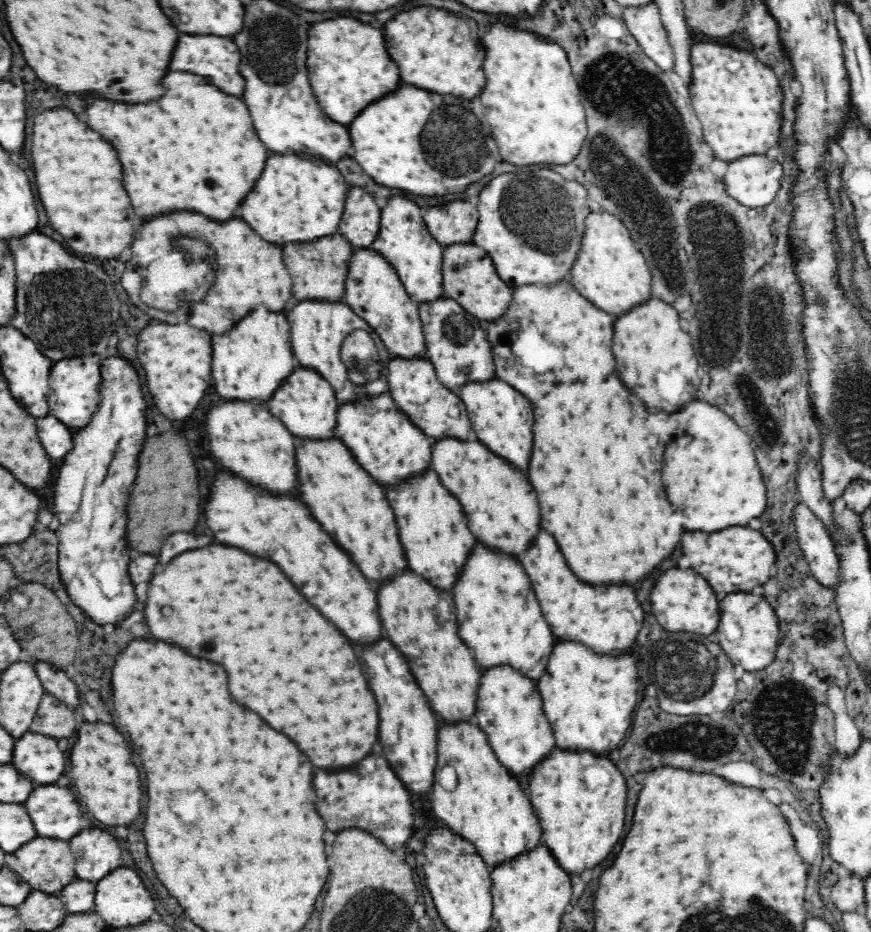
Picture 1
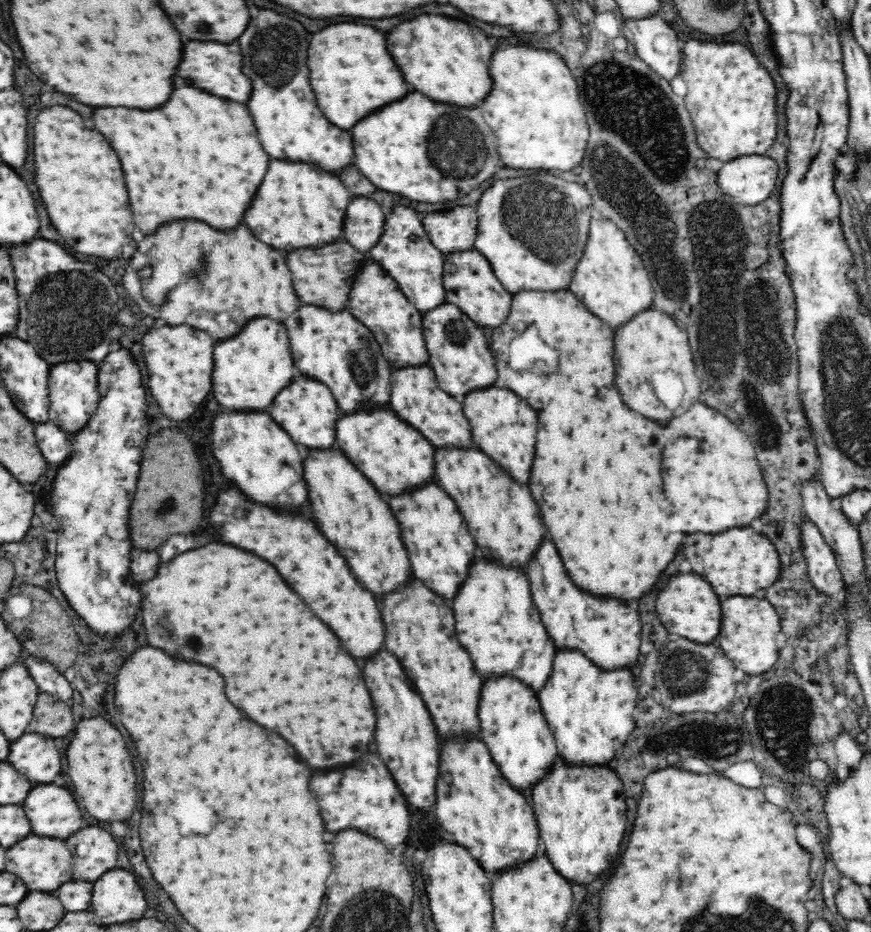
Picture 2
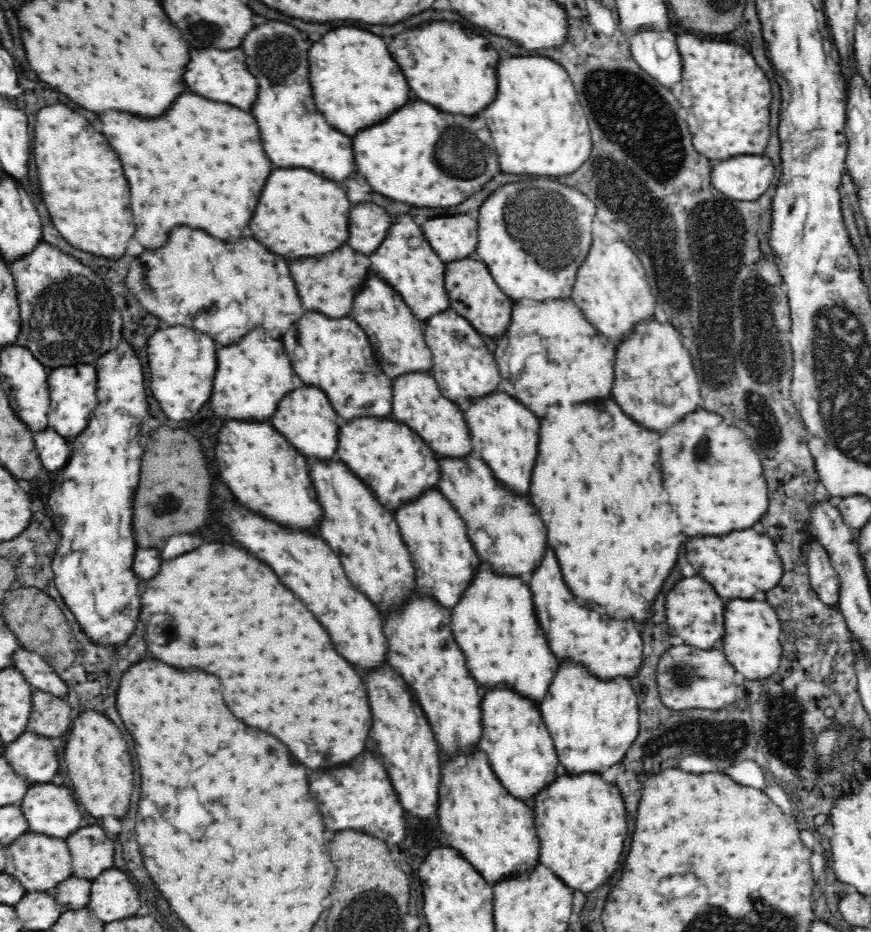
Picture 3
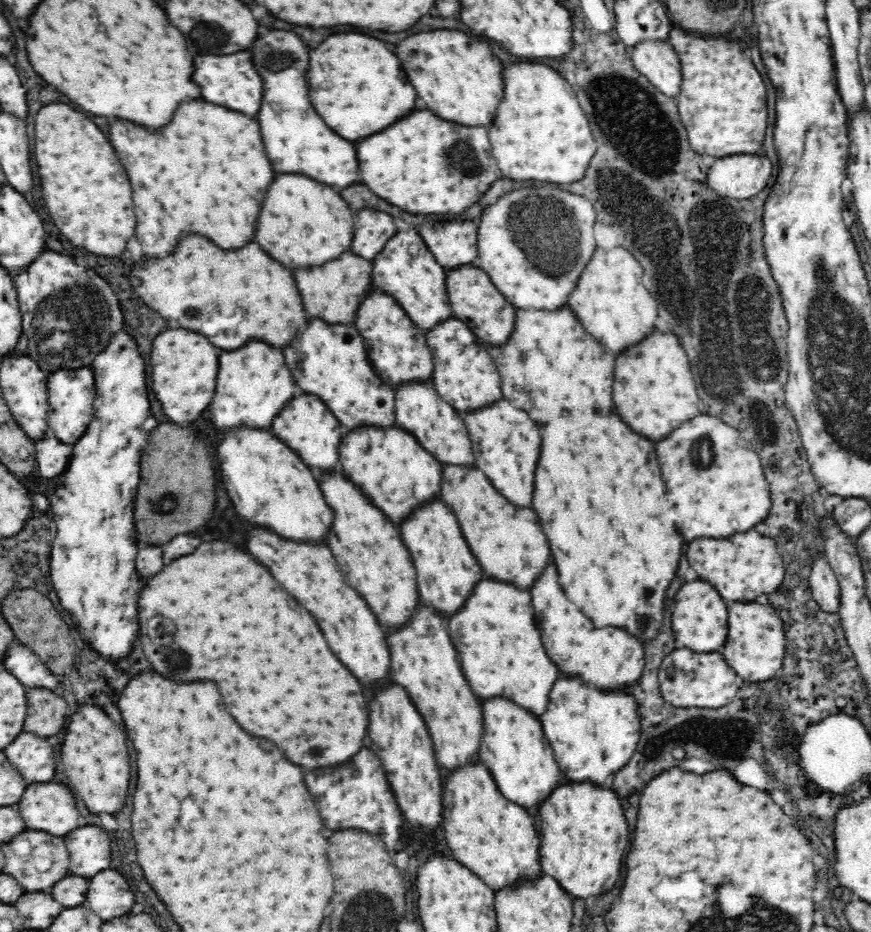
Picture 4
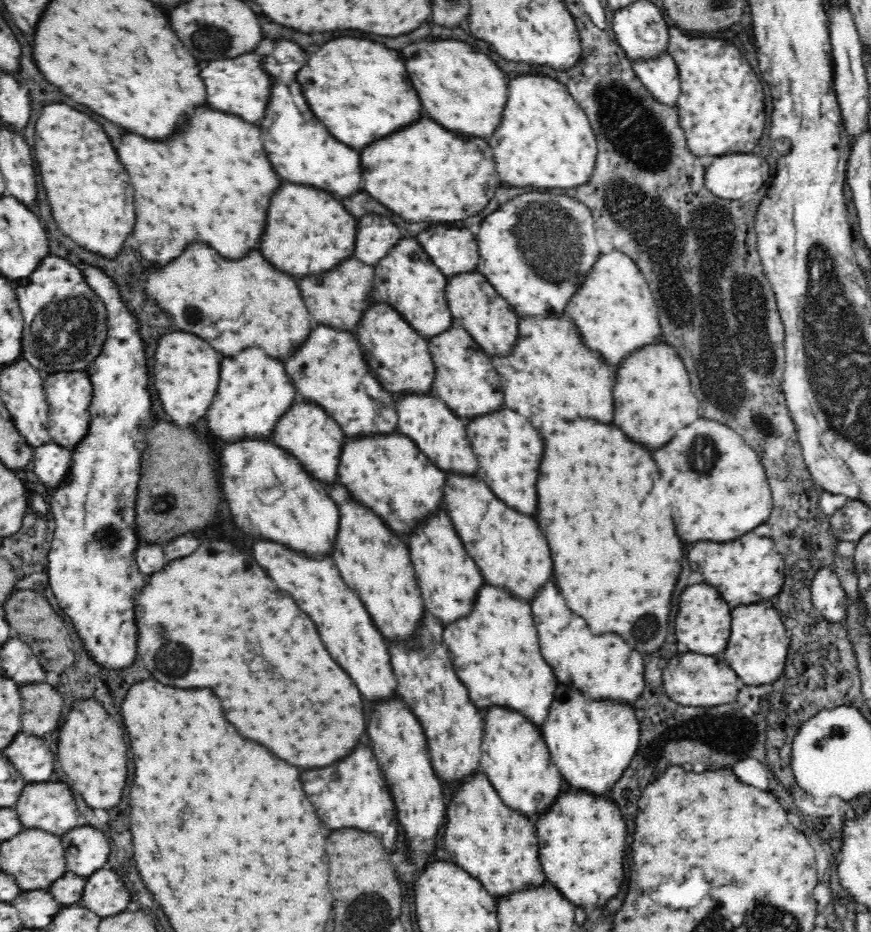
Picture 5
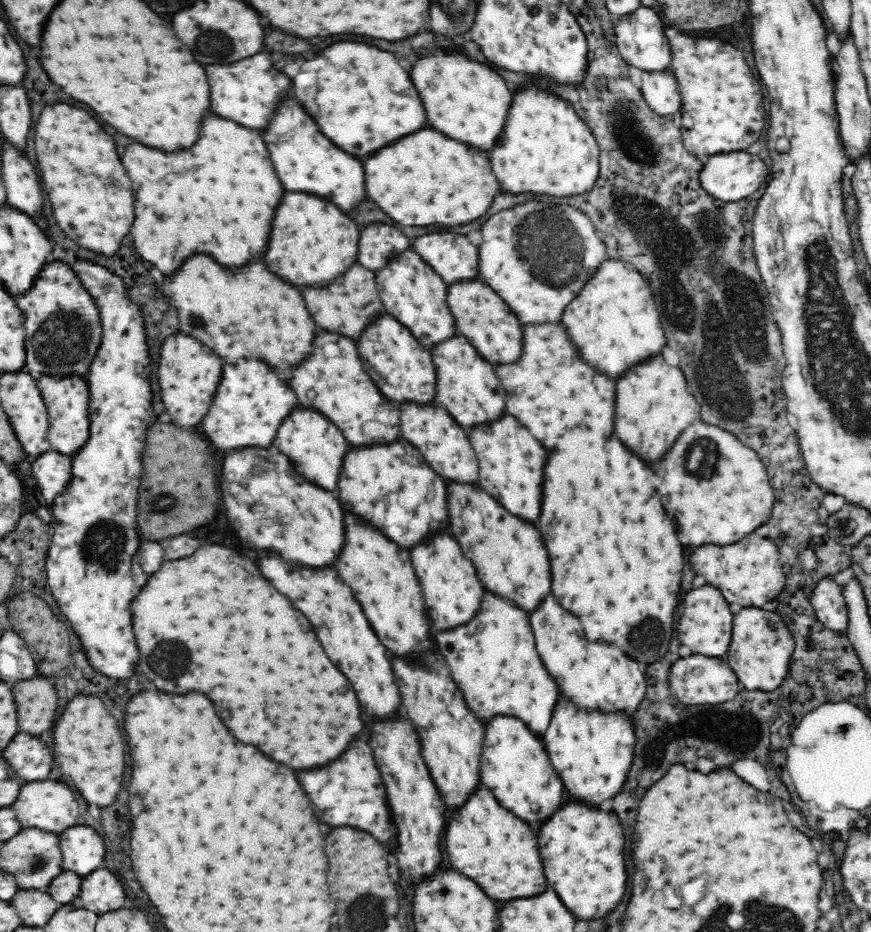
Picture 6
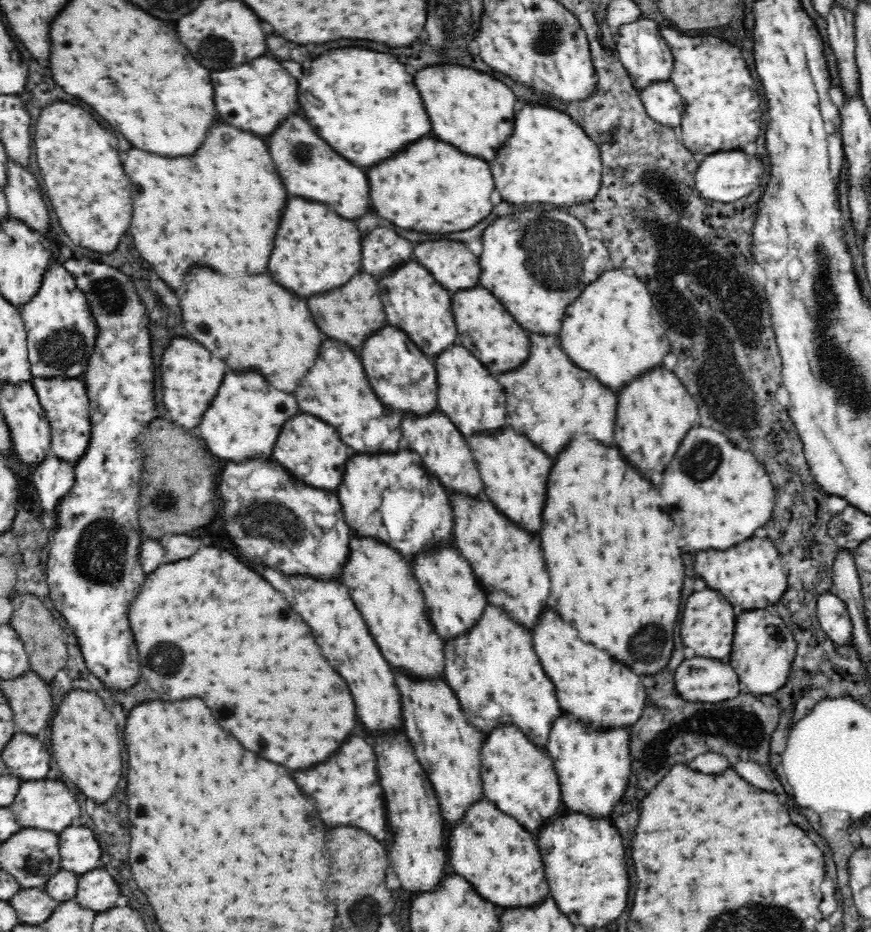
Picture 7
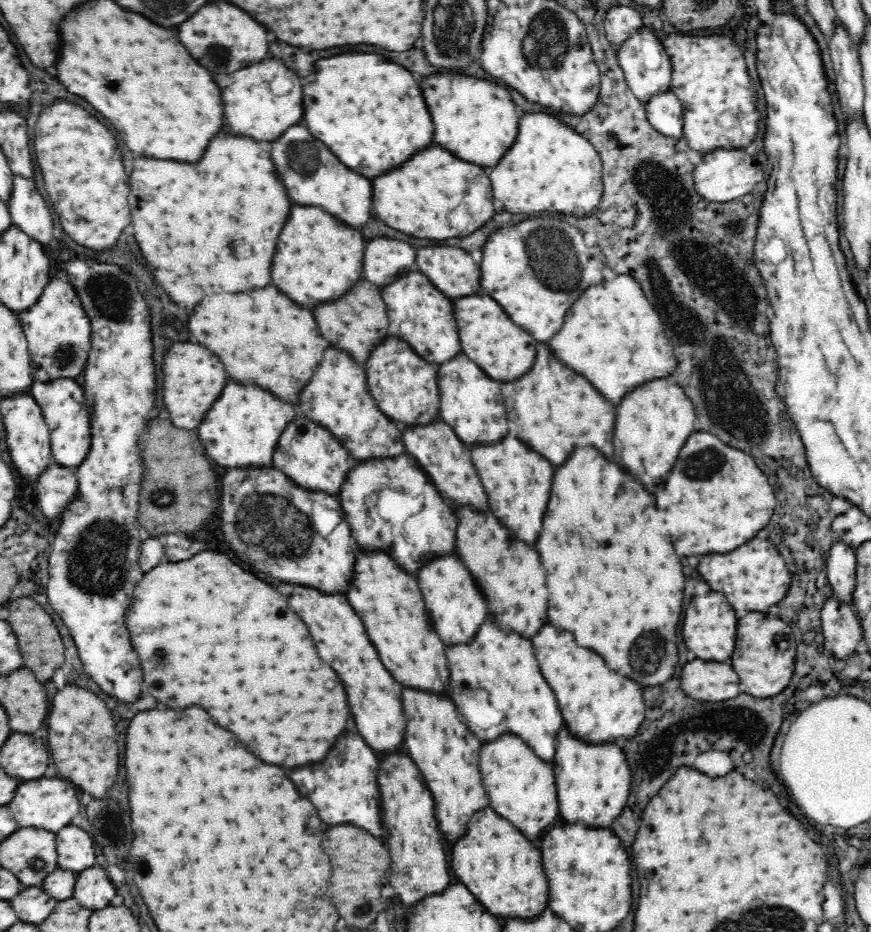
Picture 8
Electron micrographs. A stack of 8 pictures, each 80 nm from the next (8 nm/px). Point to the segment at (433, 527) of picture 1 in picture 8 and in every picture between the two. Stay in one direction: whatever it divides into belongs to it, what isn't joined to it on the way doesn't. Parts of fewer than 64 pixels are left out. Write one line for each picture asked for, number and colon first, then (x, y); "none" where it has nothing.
2: (441, 550)
3: (436, 536)
4: (447, 572)
5: (449, 580)
6: (452, 592)
7: (454, 602)
8: (456, 609)

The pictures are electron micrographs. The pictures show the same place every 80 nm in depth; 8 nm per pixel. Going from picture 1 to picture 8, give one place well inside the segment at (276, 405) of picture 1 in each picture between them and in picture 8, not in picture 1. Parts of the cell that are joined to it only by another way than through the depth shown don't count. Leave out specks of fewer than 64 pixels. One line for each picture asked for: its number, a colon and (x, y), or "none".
2: (307, 410)
3: (305, 417)
4: (305, 425)
5: (306, 430)
6: (315, 446)
7: (311, 449)
8: (316, 460)

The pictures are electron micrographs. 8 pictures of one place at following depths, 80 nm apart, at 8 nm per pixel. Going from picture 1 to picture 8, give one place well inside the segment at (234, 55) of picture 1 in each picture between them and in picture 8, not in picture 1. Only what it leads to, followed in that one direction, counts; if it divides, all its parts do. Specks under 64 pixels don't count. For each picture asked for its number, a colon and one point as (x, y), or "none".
2: (217, 69)
3: (214, 74)
4: (231, 81)
5: (239, 86)
6: (248, 92)
7: (257, 97)
8: (262, 101)

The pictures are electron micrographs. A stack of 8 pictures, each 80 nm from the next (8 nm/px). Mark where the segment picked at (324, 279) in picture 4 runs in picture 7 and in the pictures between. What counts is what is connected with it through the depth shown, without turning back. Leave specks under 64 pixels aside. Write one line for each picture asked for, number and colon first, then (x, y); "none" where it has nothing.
5: (339, 298)
6: (349, 305)
7: (351, 314)

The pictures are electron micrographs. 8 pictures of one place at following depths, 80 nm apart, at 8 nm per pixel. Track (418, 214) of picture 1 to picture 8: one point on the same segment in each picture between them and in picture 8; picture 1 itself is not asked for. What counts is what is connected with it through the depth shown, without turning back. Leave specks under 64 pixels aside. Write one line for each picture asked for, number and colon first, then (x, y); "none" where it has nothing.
2: (404, 251)
3: (405, 260)
4: (406, 270)
5: (406, 279)
6: (411, 292)
7: (414, 302)
8: (421, 315)

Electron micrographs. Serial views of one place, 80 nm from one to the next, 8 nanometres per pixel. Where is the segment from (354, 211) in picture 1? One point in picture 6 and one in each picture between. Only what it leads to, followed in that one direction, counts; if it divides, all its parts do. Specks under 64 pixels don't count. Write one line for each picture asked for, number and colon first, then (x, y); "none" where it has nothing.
2: (364, 226)
3: (369, 225)
4: (372, 230)
5: (376, 236)
6: (378, 243)

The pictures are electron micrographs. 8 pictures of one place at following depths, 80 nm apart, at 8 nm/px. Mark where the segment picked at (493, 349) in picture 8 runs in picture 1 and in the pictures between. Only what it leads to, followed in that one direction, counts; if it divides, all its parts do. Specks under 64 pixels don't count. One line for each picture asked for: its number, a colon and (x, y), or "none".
1: (469, 277)
2: (469, 282)
3: (473, 294)
4: (474, 300)
5: (475, 305)
6: (482, 317)
7: (485, 328)

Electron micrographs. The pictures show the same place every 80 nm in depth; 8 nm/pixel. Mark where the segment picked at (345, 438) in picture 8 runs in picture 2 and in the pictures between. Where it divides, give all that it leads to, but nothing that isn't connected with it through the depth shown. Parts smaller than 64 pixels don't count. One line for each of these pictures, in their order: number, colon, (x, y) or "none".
2: (334, 348)
3: (335, 355)
4: (329, 361)
5: (330, 370)
6: (333, 381)
7: (336, 390)

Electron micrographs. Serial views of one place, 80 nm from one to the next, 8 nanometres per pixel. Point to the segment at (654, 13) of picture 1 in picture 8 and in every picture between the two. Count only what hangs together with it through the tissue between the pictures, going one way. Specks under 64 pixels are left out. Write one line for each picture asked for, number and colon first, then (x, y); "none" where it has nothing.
2: (658, 45)
3: (656, 53)
4: (656, 60)
5: (660, 77)
6: (659, 89)
7: (662, 103)
8: (663, 112)

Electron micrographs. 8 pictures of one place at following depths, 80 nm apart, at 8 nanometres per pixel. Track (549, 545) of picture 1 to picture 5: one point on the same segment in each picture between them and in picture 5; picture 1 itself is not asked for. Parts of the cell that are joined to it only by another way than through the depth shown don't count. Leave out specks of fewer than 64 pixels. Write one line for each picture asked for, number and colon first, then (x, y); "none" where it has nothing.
2: (608, 633)
3: (608, 648)
4: (608, 659)
5: (603, 668)

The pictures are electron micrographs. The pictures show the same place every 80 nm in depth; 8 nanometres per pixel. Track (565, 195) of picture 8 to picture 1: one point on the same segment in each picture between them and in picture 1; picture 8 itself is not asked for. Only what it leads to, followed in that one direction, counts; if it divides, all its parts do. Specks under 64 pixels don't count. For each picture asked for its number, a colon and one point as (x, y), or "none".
1: (532, 101)
2: (534, 111)
3: (537, 123)
4: (540, 132)
5: (545, 140)
6: (545, 149)
7: (548, 159)

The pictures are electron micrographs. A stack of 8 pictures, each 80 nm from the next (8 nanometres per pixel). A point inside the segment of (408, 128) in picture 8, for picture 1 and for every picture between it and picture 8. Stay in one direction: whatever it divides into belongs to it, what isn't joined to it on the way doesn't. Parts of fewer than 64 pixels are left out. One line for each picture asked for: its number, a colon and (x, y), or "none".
1: (349, 67)
2: (352, 74)
3: (356, 83)
4: (357, 85)
5: (357, 88)
6: (361, 98)
7: (363, 103)

